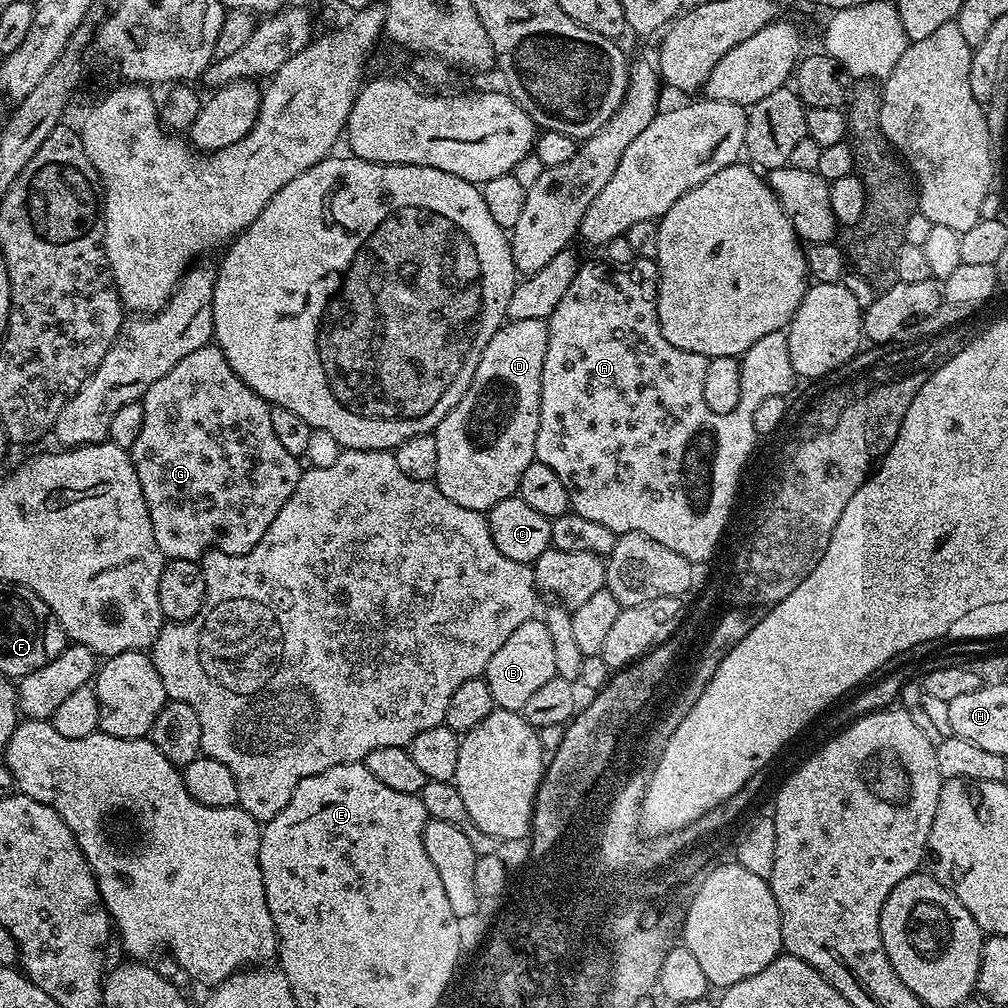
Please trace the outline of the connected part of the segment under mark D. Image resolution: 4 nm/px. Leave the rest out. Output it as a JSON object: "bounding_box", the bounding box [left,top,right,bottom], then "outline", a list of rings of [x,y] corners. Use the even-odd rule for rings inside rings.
{"bounding_box":[434,318,547,514],"outline":[[[522,318],[501,324],[494,338],[490,338],[486,350],[482,350],[478,370],[474,370],[474,378],[466,394],[462,394],[450,414],[446,414],[446,418],[442,418],[440,425],[434,429],[438,442],[438,470],[434,482],[438,490],[450,498],[450,502],[458,502],[458,506],[466,506],[466,510],[487,514],[498,502],[517,495],[526,466],[530,466],[536,459],[542,362],[546,362],[547,345],[547,323],[534,318]]]}

